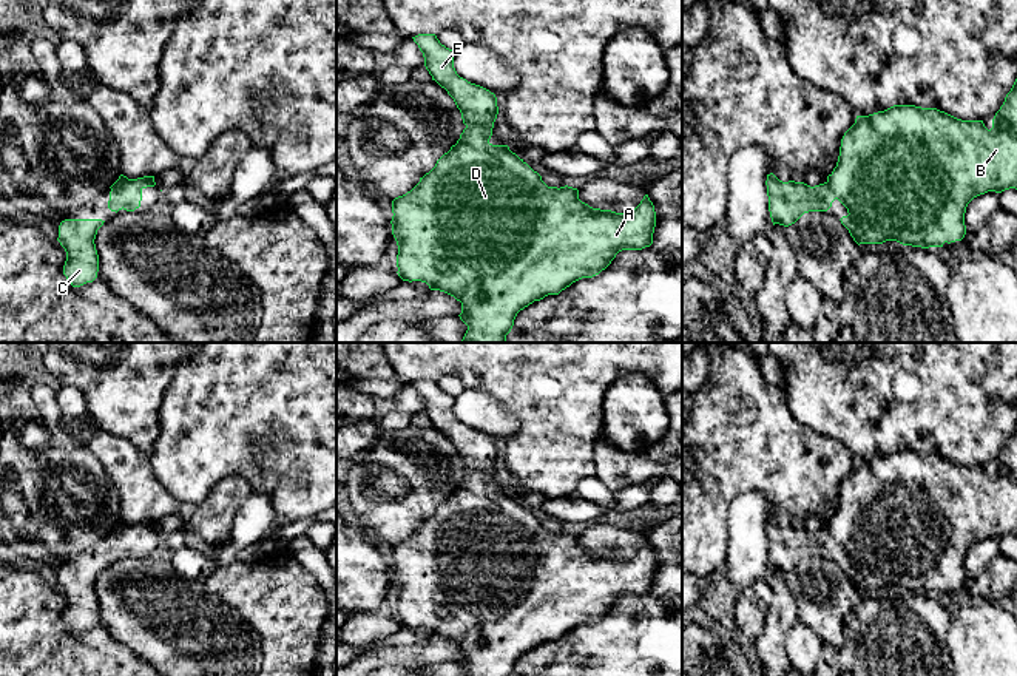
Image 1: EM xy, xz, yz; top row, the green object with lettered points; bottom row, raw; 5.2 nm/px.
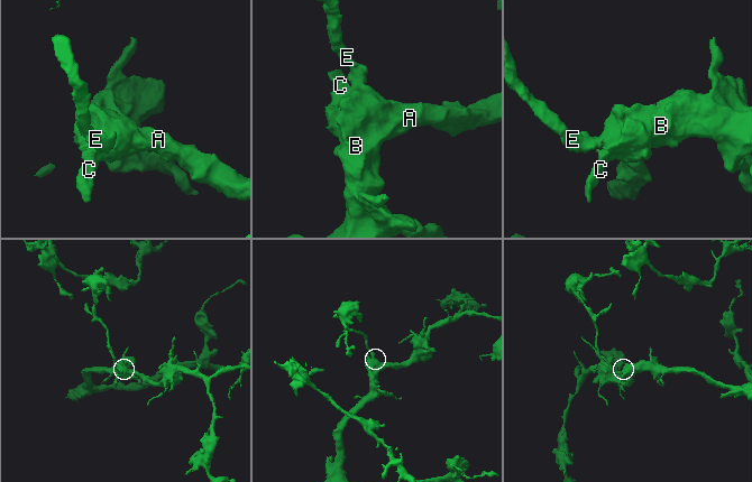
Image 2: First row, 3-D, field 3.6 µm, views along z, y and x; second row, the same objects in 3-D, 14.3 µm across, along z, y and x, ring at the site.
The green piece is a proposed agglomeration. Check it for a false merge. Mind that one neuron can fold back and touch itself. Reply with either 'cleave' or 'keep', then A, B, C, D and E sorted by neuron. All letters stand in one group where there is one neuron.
keep; groups A B C D E

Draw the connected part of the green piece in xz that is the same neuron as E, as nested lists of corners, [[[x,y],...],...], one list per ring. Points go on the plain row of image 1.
[[[418,380],[412,384],[423,398],[432,426],[454,444],[466,474],[411,537],[392,546],[397,619],[403,627],[426,628],[431,636],[444,637],[460,647],[458,662],[468,676],[511,676],[517,659],[534,647],[559,641],[573,628],[599,620],[622,596],[642,596],[653,590],[656,557],[648,540],[630,559],[616,559],[582,548],[577,534],[548,532],[508,491],[489,488],[498,460],[495,440],[460,423],[454,414],[455,398],[441,390],[435,380]]]

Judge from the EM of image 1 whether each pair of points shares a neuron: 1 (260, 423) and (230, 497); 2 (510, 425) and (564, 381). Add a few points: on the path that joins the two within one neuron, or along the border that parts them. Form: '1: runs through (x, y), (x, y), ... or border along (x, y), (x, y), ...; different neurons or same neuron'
1: border along (252, 486), (239, 477), (226, 477), (207, 496); different neurons
2: border along (491, 394), (517, 419), (517, 431), (508, 440); different neurons

